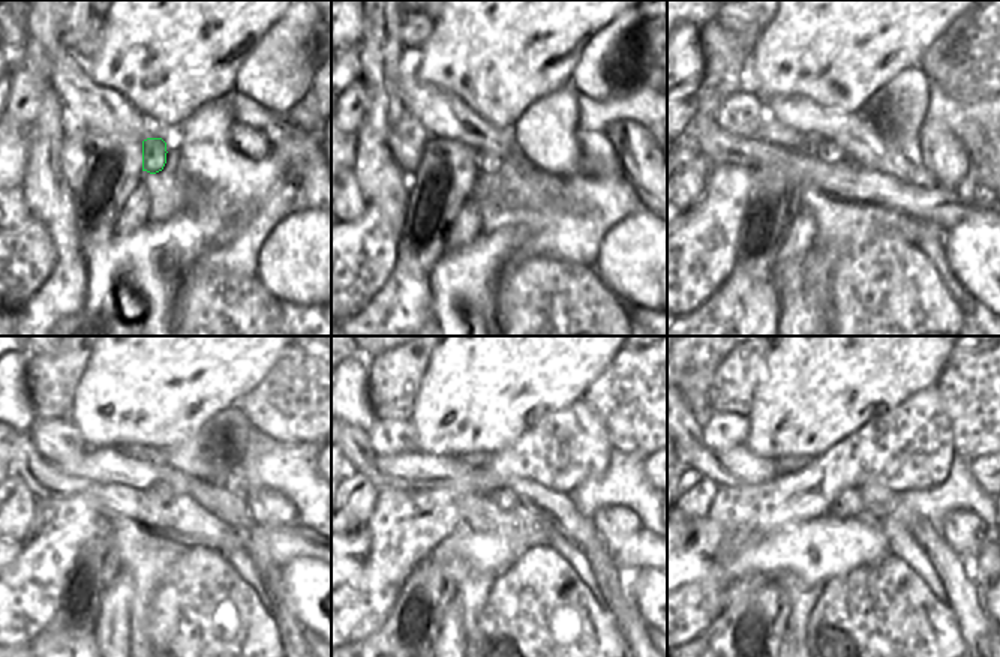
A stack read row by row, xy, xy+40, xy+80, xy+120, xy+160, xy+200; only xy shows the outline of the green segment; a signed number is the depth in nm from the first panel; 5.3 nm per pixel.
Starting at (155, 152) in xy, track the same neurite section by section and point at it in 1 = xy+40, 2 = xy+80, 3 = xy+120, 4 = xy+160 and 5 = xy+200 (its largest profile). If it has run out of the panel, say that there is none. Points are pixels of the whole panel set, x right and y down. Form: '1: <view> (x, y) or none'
1: xy+40 (489, 162)
2: xy+80 (828, 153)
3: xy+120 (158, 491)
4: xy+160 (504, 498)
5: xy+200 (847, 503)

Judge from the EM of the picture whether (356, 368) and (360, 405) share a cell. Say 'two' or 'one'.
one

